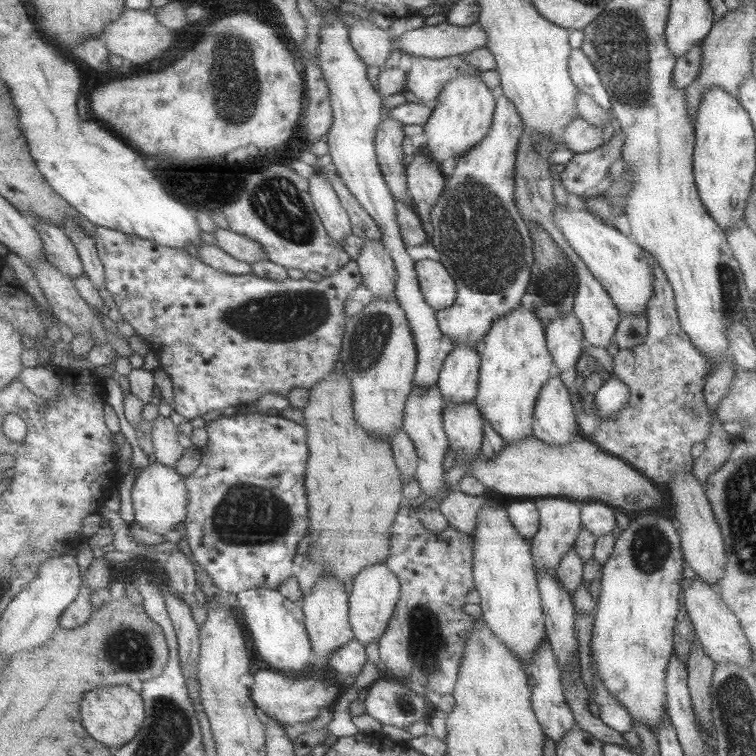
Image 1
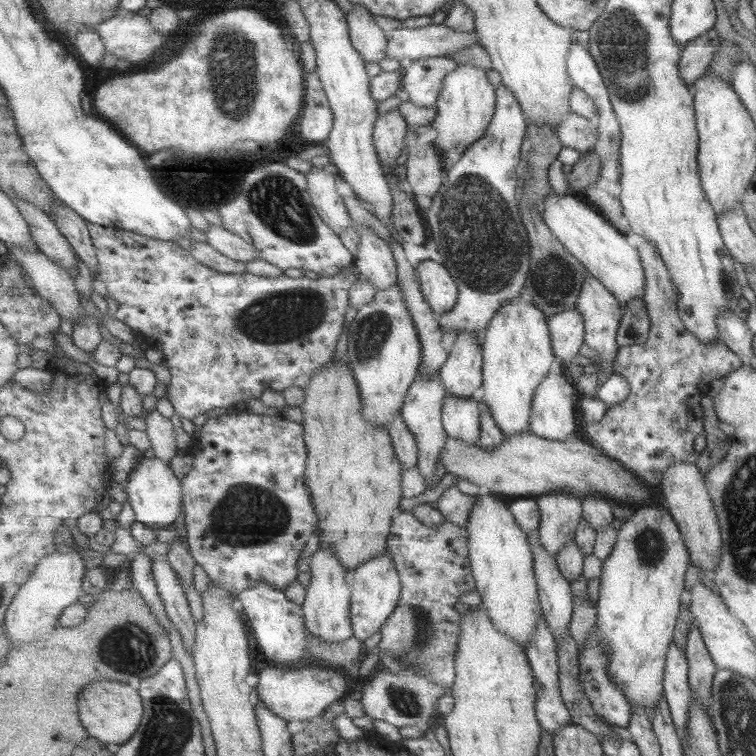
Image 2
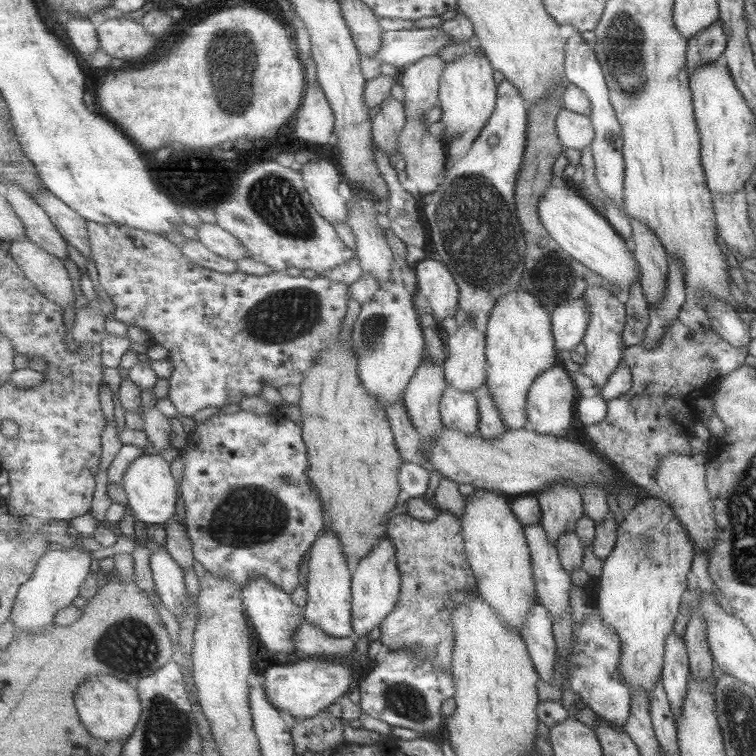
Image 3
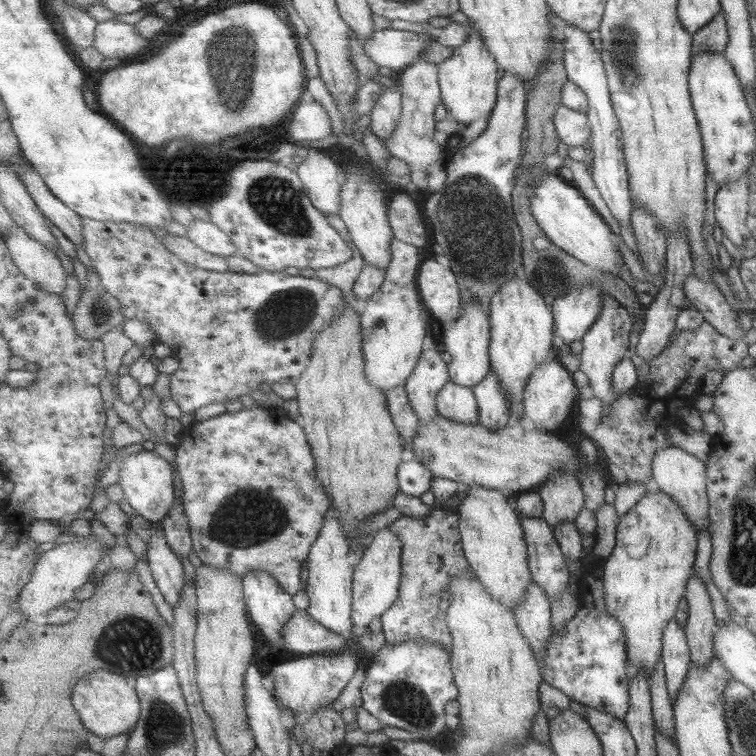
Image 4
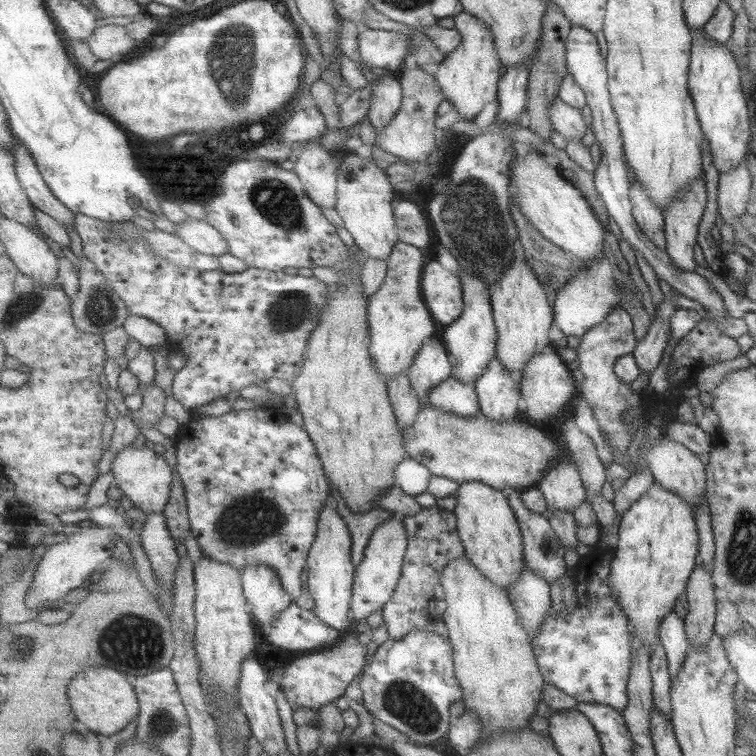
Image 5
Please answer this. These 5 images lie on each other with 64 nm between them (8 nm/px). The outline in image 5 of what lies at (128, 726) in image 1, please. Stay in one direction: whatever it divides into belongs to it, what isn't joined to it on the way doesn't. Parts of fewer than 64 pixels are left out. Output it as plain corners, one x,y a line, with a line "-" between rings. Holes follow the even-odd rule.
90,666
81,671
71,681
69,698
77,718
99,735
121,732
140,715
140,700
133,679
115,668

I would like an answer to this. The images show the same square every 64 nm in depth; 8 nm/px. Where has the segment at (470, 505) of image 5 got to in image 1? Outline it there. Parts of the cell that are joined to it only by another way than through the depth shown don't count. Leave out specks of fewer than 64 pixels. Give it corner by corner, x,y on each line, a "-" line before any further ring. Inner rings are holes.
489,494
489,505
485,505
481,511
479,511
479,523
477,523
477,529
475,529
474,540
475,540
475,572
474,576
476,577
476,590
480,594
481,598
481,607
482,607
482,618
485,619
485,622
491,629
493,629
493,633
499,637
499,639
503,639
507,645
509,645
509,651
515,653
519,659
521,659
521,663
525,663
527,665
527,670
529,669
529,665
531,665
531,657
533,657
533,653
537,651
537,647
539,647
539,643
545,639
546,632
544,626
544,614
543,609
540,604
540,590
539,585
537,584
537,576
536,576
536,568
533,567
533,557
531,548
529,548
530,543
525,538
521,537
520,533
517,532
517,528
513,527
511,521
509,521
509,511
505,506
501,506
497,500
493,500

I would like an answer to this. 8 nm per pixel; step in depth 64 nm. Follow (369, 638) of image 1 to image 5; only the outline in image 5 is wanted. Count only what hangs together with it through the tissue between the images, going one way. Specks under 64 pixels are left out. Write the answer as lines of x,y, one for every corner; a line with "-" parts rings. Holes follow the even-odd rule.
397,513
377,527
369,541
365,559
356,567
354,595
350,617
353,623
367,620
374,612
384,608
395,595
397,583
401,580
404,560
409,548
409,535
405,527
405,515

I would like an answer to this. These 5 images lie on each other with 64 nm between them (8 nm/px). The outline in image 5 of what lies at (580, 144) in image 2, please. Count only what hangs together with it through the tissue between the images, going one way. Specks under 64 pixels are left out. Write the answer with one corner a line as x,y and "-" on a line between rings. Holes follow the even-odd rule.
555,97
549,105
549,118
552,128
559,133
566,142
579,140
585,134
585,122
579,109
573,108

